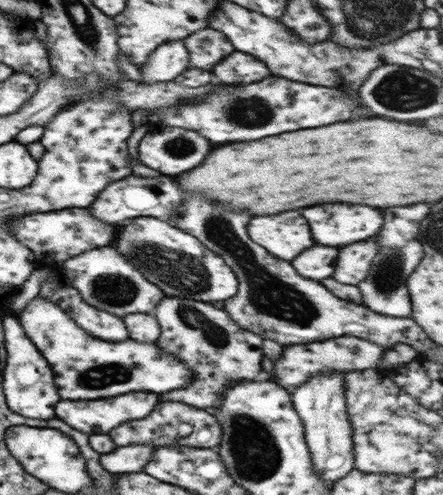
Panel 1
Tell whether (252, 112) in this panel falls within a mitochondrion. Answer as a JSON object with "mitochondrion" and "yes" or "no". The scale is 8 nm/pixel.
{"mitochondrion":"yes"}

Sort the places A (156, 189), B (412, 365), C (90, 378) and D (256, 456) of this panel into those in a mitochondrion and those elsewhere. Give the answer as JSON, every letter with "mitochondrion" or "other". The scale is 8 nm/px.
{"A":"other","B":"other","C":"mitochondrion","D":"mitochondrion"}

